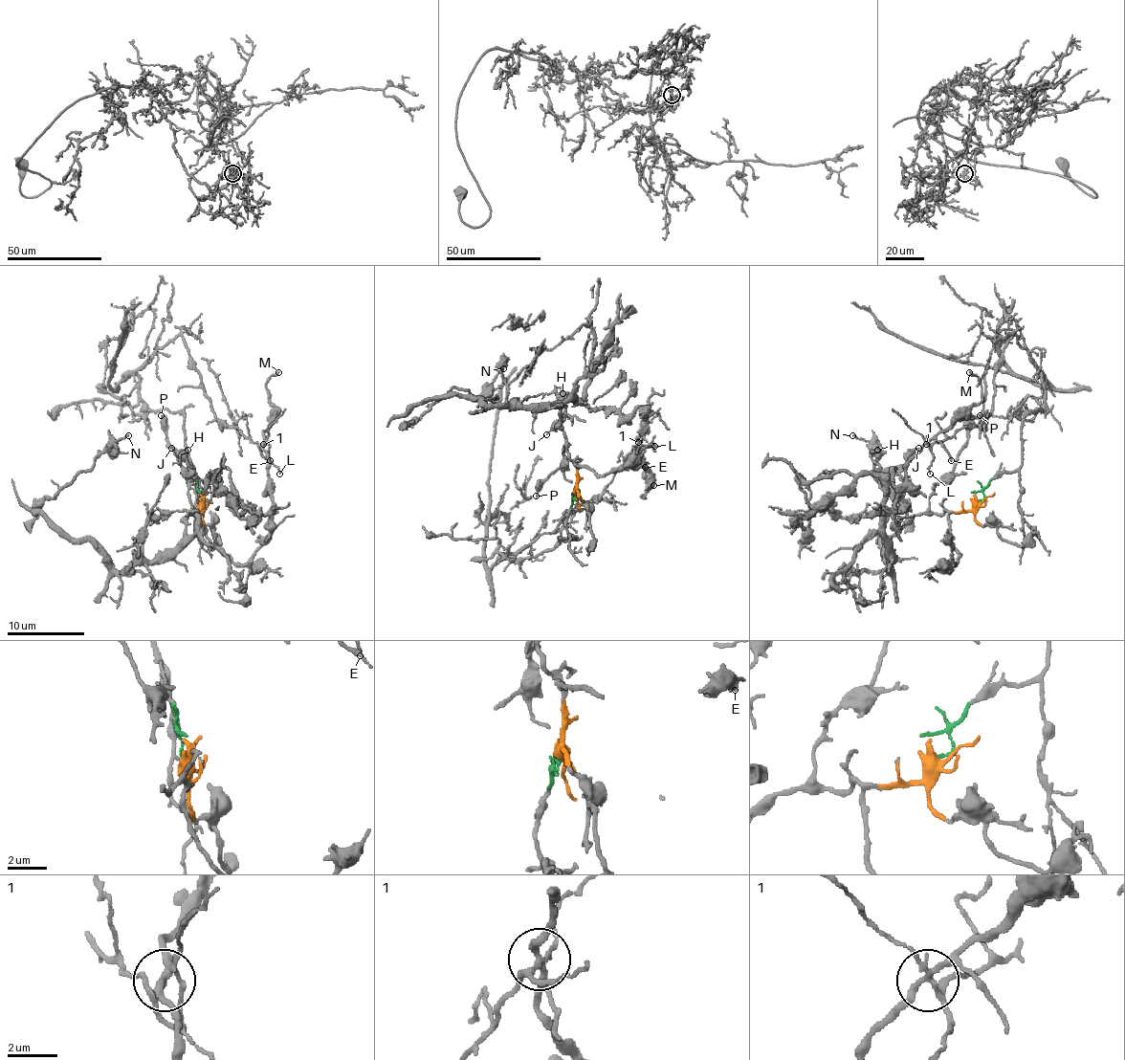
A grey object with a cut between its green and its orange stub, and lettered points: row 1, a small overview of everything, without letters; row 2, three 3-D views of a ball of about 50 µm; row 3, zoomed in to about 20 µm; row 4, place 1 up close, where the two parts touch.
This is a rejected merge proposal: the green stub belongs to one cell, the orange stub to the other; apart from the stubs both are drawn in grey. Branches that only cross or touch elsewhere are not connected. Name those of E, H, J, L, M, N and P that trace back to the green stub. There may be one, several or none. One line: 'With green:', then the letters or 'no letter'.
With green: L

